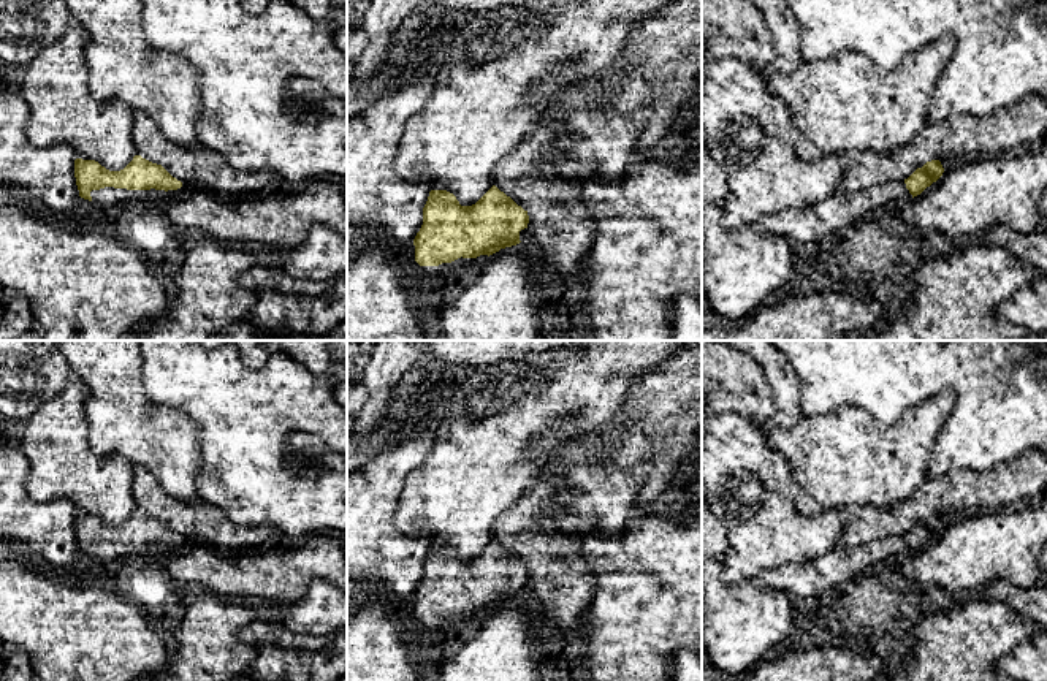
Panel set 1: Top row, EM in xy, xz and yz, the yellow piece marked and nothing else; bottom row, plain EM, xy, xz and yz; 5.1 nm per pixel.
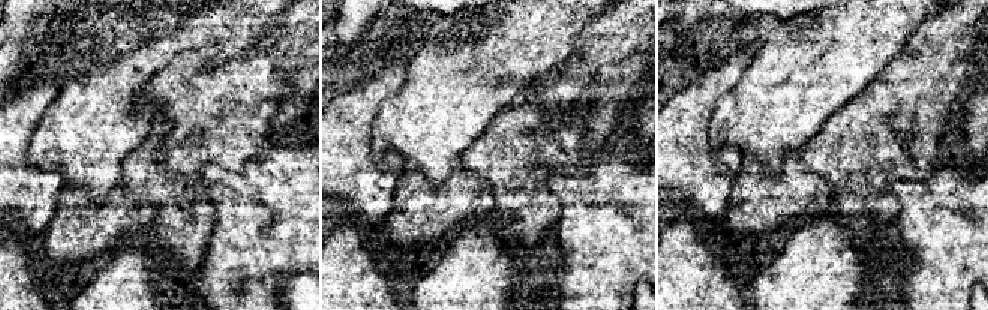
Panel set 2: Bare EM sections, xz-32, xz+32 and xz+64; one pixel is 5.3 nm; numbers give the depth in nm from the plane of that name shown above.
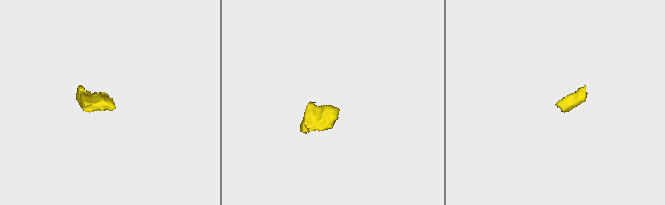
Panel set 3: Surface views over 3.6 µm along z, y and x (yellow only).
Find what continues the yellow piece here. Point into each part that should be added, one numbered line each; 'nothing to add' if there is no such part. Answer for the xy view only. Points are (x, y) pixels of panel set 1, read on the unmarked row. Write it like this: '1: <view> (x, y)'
1: xy (108, 550)

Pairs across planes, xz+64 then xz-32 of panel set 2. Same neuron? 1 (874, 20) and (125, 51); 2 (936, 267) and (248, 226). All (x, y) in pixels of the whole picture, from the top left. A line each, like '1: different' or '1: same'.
1: same
2: same

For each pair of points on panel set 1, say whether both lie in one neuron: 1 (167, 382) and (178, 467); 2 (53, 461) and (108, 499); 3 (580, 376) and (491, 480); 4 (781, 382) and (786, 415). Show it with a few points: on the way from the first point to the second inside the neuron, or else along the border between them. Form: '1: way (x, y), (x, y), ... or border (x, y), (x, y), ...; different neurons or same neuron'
1: border (141, 384), (152, 403), (189, 415), (198, 431); different neurons
2: way (67, 469), (94, 486); same neuron
3: way (553, 401), (501, 453); same neuron
4: way (786, 390), (786, 407); same neuron

